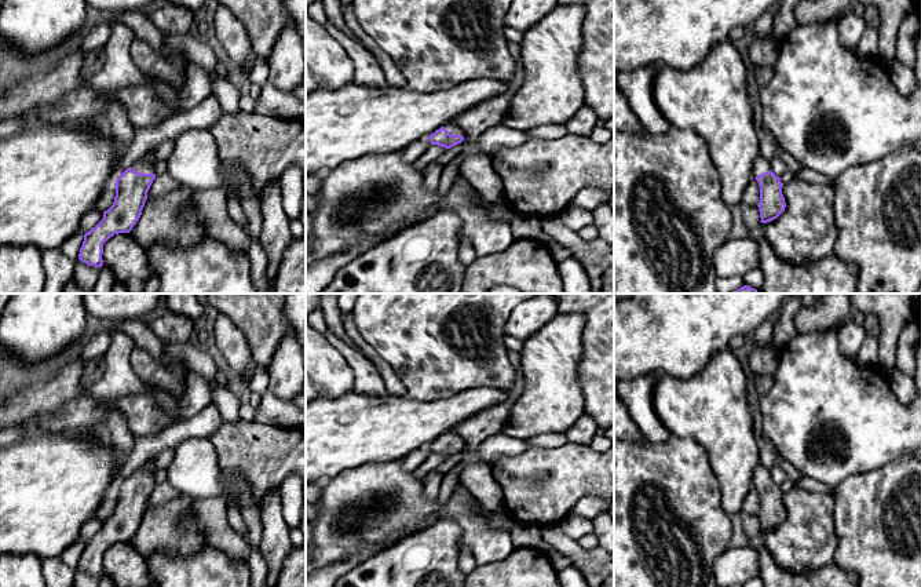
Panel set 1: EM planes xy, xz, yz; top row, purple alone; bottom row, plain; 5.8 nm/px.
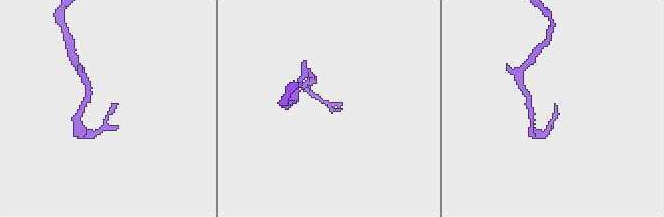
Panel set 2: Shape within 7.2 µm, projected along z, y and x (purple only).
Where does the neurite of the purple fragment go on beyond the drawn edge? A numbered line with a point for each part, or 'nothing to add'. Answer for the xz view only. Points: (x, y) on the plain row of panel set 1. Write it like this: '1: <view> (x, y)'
1: xz (452, 437)

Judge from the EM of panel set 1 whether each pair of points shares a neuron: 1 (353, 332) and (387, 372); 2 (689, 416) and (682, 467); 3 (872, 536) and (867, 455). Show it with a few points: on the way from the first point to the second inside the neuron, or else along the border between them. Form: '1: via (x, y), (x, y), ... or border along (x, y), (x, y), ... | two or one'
1: via (360, 342), (379, 363) | one
2: border along (672, 433), (693, 437), (705, 449), (709, 460) | two
3: border along (898, 455), (880, 467), (851, 474), (840, 484) | two

